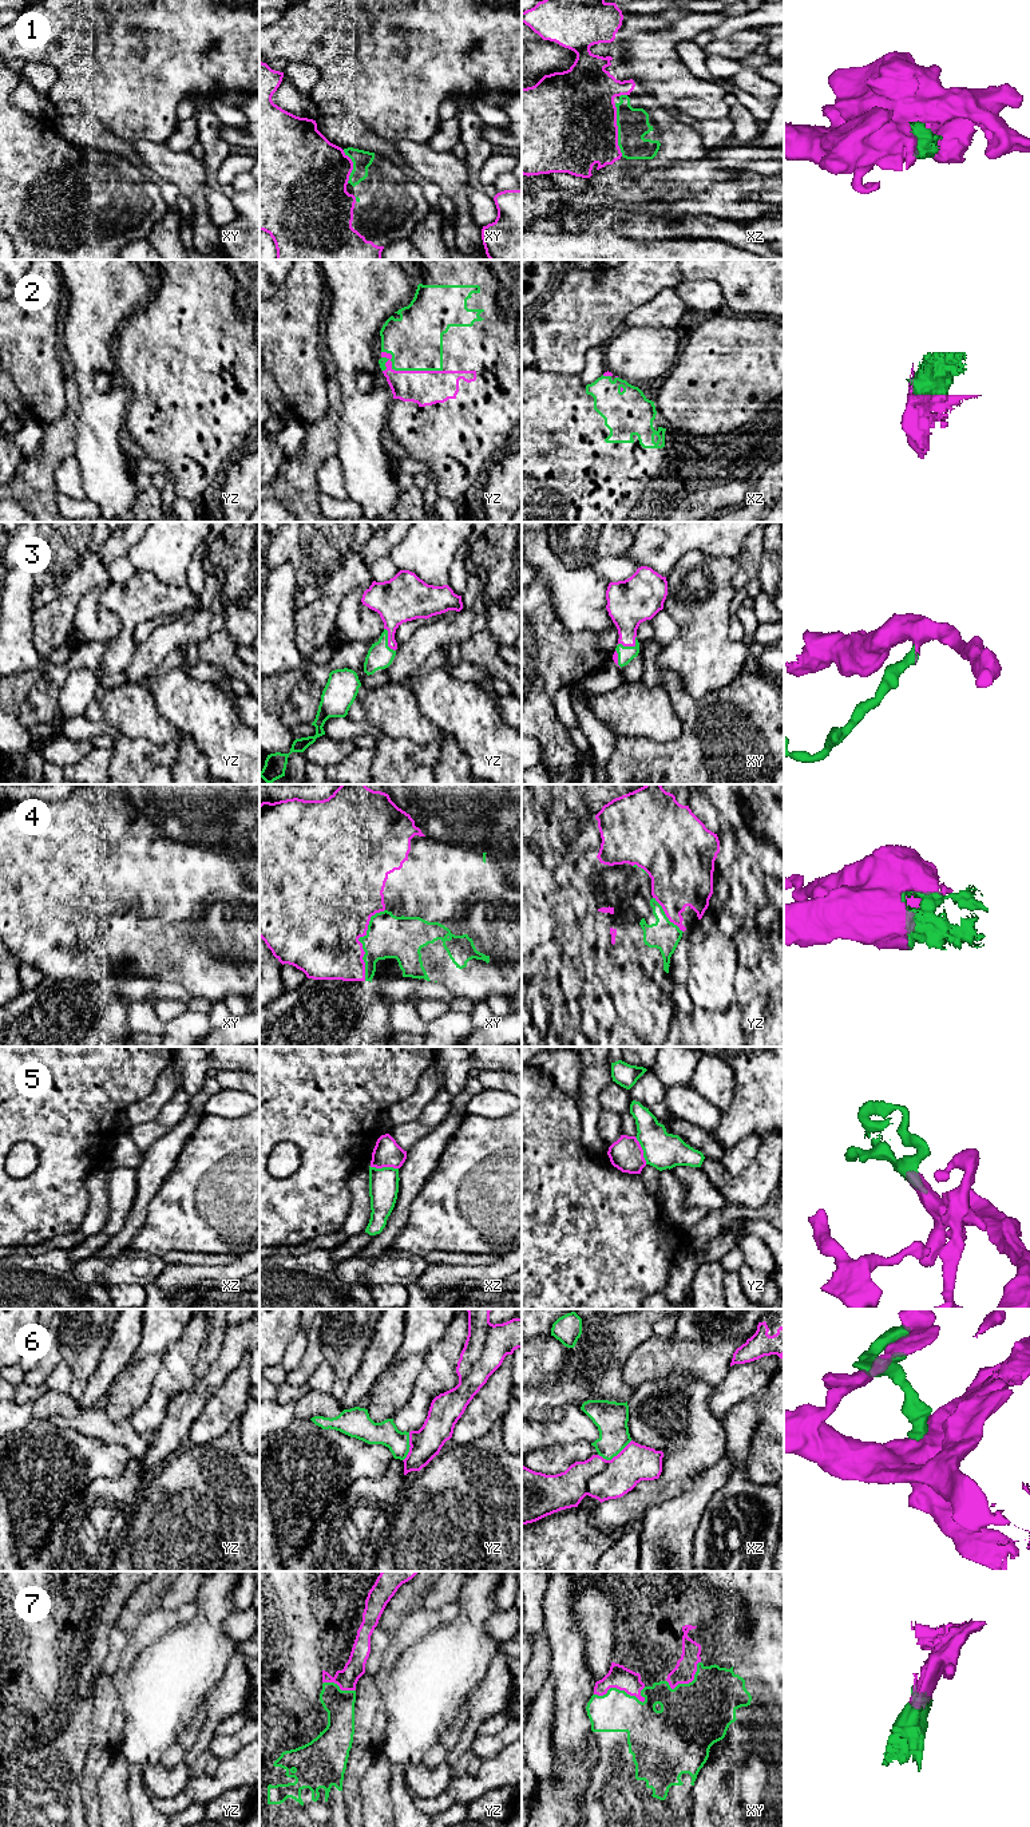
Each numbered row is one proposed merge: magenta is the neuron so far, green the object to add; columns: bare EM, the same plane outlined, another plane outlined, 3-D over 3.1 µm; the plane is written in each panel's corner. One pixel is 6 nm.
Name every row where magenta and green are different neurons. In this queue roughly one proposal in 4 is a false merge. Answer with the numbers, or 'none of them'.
5

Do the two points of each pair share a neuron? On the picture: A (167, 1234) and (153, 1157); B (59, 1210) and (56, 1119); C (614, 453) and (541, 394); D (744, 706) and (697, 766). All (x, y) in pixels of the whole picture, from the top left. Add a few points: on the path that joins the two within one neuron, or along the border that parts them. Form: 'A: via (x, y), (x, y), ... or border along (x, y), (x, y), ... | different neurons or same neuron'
A: border along (175, 1161), (151, 1199), (146, 1217) | different neurons
B: via (59, 1187), (60, 1142) | same neuron
C: via (595, 442), (586, 434), (579, 432), (559, 412) | same neuron
D: via (735, 720), (704, 751) | same neuron

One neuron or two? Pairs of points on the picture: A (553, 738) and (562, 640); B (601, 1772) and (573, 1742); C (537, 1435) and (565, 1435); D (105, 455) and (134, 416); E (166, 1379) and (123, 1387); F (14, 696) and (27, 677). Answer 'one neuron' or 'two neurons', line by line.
A: one neuron
B: two neurons
C: one neuron
D: two neurons
E: two neurons
F: one neuron

